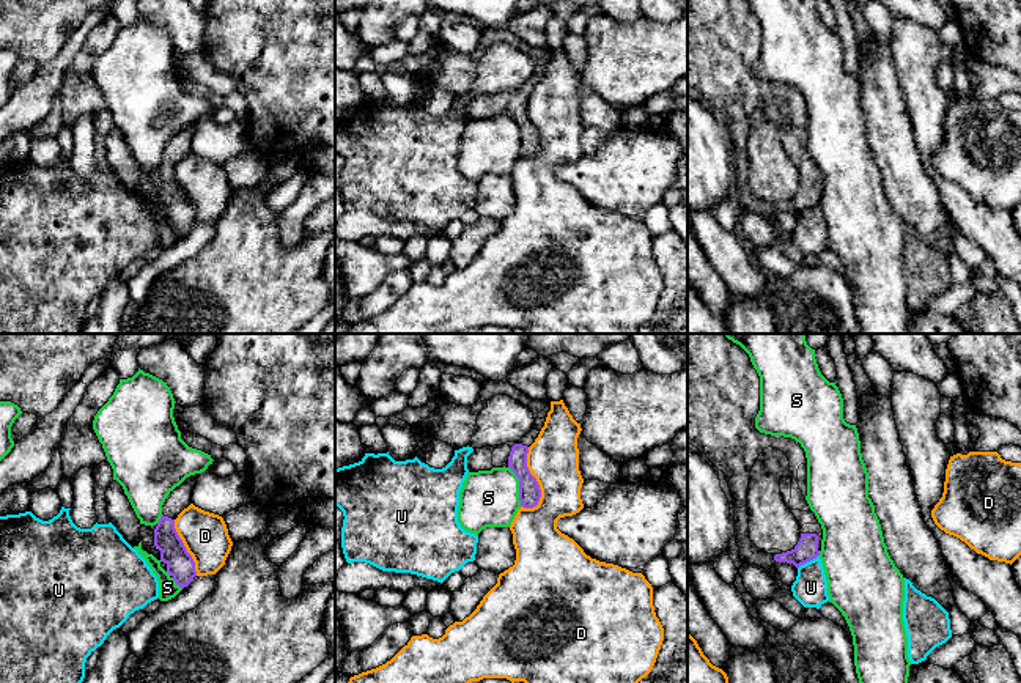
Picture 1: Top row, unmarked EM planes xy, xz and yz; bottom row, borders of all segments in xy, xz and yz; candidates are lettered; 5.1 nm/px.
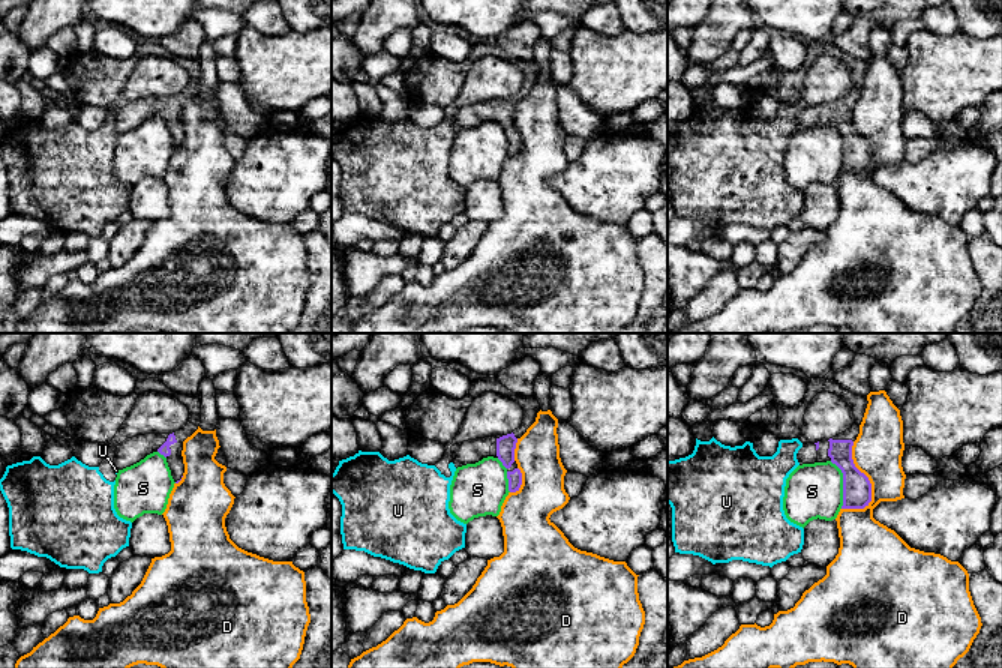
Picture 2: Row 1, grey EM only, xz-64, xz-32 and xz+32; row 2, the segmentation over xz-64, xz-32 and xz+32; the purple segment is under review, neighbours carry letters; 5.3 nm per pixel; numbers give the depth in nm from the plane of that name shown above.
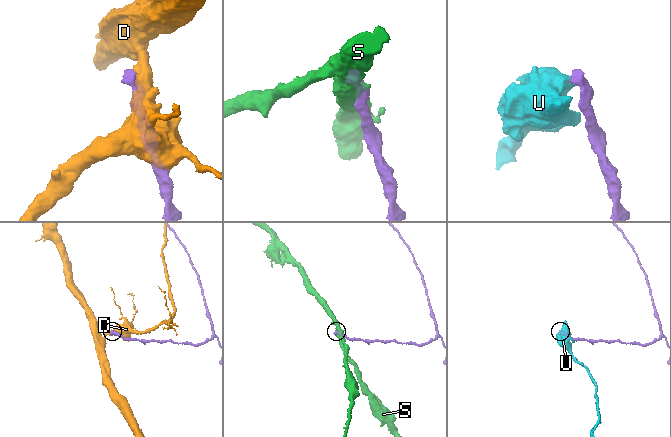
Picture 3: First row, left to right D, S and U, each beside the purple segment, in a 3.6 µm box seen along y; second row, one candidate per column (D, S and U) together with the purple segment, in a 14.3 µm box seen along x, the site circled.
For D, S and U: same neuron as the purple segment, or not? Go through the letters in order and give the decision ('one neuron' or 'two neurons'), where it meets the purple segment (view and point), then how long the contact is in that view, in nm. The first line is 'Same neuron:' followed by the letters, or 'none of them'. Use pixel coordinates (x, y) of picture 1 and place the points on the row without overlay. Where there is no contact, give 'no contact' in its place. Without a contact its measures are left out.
Same neuron: none of them
D: two neurons; contact xz (535, 126); length 320 nm
S: two neurons; contact xz (519, 134); length 220 nm
U: two neurons; contact yz (807, 208); length 130 nm

